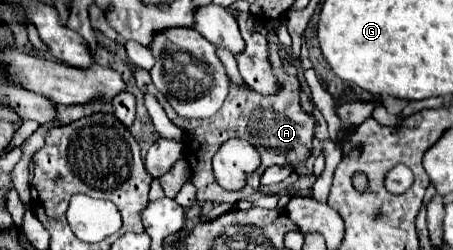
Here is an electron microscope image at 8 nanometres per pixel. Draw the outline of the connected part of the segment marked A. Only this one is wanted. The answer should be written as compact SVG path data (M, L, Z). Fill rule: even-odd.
M269 45L269 59L271 59L271 65L273 65L273 73L275 77L283 83L283 89L275 95L269 95L269 97L263 97L255 91L251 91L249 87L245 89L239 89L237 85L231 83L231 89L229 89L229 95L227 95L227 101L223 103L223 107L219 109L219 113L215 113L213 117L209 119L195 119L195 121L187 121L183 117L179 117L171 105L161 97L161 93L155 89L149 73L145 69L139 69L135 67L133 75L137 79L137 87L143 91L143 93L151 93L159 99L161 107L165 109L165 113L169 115L169 119L183 131L189 131L189 139L185 143L185 159L189 163L189 169L191 169L191 181L193 185L197 187L197 201L201 203L233 203L233 201L241 201L241 199L251 199L253 193L257 191L259 187L259 177L263 175L263 171L269 167L269 165L291 165L291 167L297 167L301 163L307 161L307 157L311 155L309 147L311 147L311 139L315 135L315 121L313 117L305 115L301 105L299 105L299 79L295 75L289 75L285 73L285 67L283 67L283 59L279 55L279 45ZM267 99L277 99L283 107L273 107L271 103L267 103ZM233 137L239 137L239 139L247 139L253 147L257 147L257 151L261 153L261 167L249 175L249 183L245 189L241 191L223 191L215 177L213 177L213 169L211 169L211 159L213 155L219 151L219 147L223 145L223 141L229 141Z

